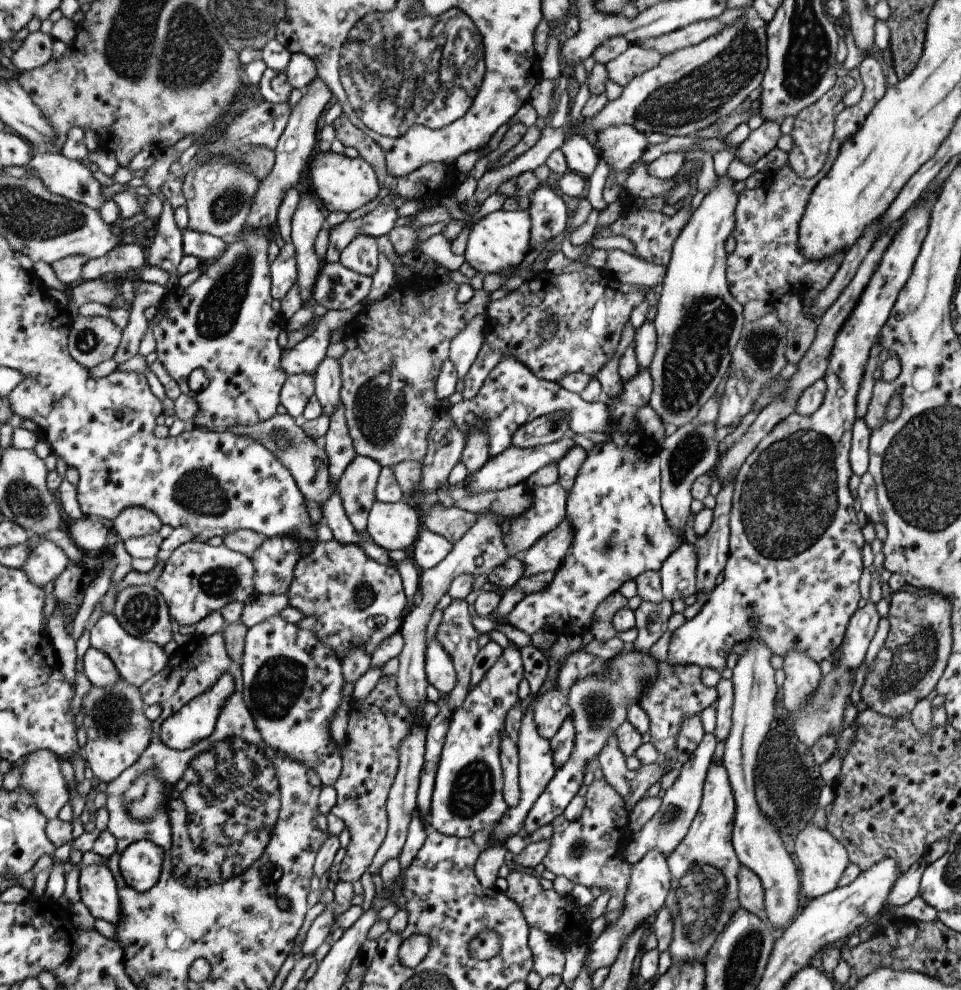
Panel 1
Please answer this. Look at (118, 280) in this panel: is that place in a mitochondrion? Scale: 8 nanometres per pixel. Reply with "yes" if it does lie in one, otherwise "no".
no

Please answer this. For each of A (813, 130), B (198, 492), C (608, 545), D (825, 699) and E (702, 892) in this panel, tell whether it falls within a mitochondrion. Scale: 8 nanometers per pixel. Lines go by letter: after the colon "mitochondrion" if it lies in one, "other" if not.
A: other
B: mitochondrion
C: mitochondrion
D: mitochondrion
E: mitochondrion

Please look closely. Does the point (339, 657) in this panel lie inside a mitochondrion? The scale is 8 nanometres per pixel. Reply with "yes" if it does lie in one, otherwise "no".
no

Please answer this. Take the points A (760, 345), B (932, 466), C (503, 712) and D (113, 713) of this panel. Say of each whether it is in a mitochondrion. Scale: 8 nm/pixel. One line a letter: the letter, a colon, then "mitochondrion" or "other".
A: mitochondrion
B: mitochondrion
C: other
D: mitochondrion

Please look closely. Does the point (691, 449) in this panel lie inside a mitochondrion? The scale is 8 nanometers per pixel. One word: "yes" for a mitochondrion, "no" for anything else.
yes

